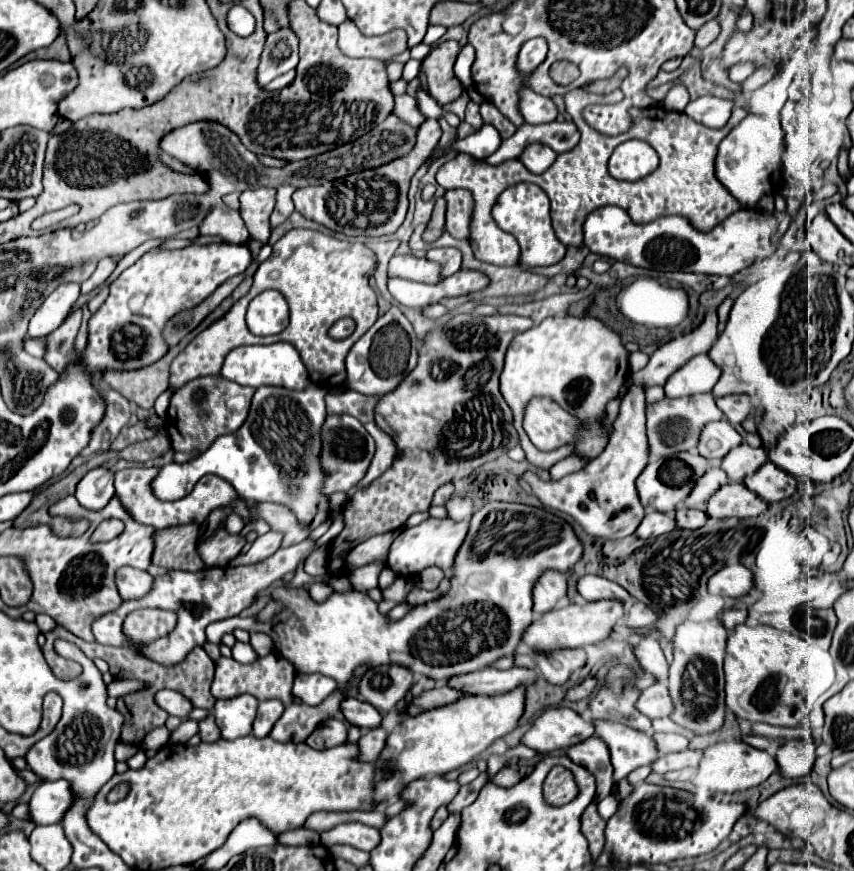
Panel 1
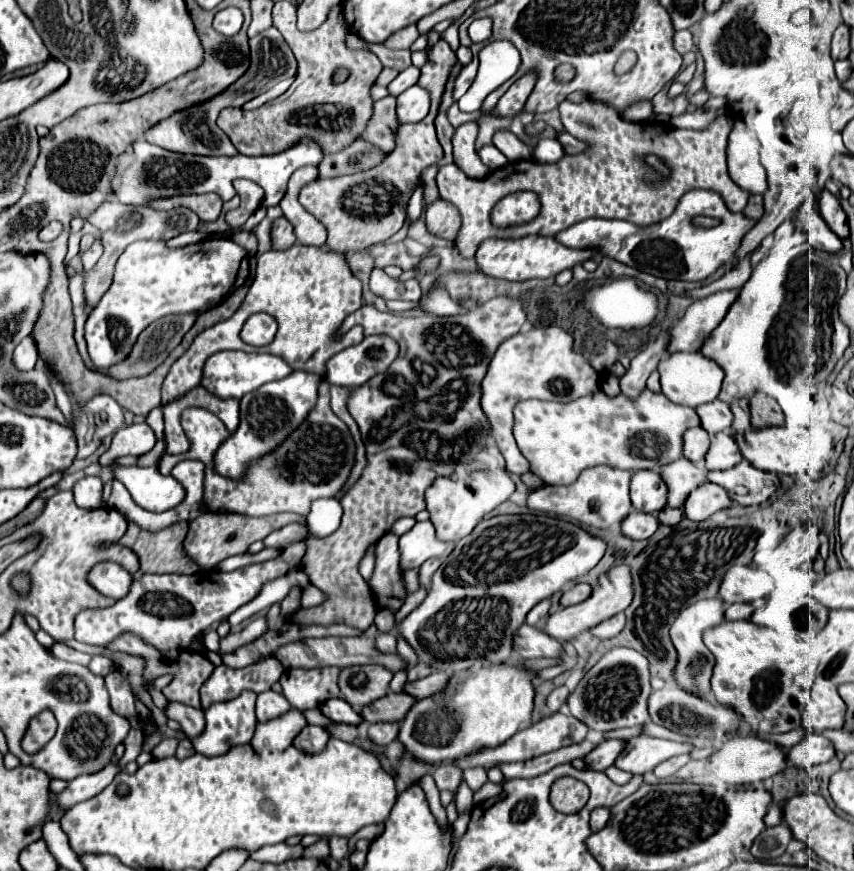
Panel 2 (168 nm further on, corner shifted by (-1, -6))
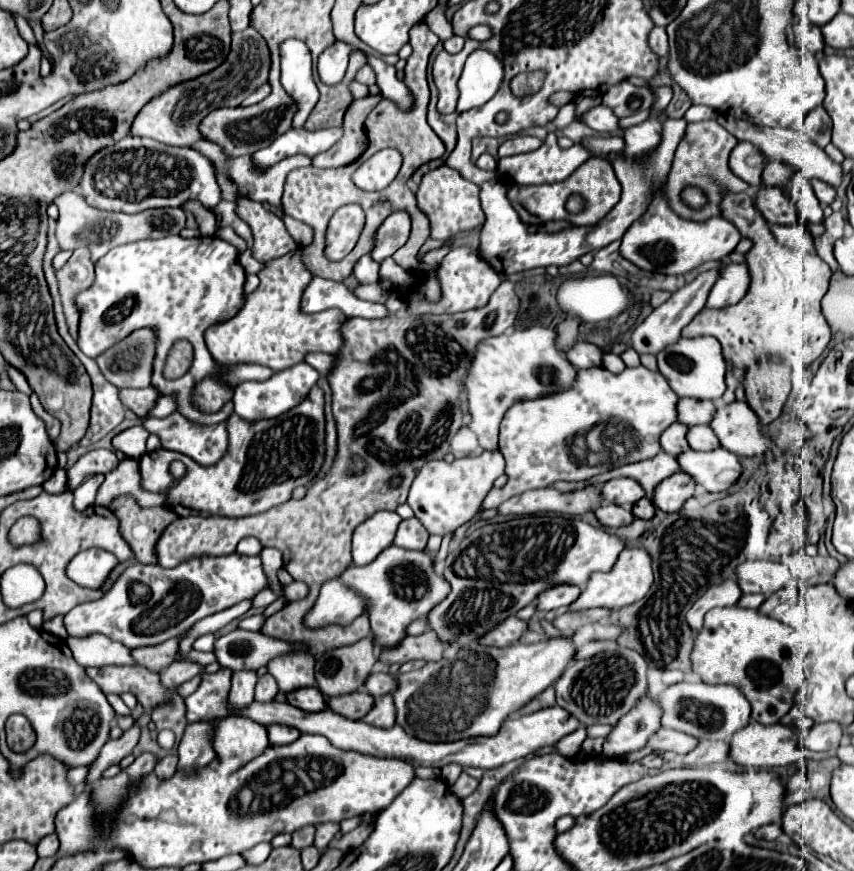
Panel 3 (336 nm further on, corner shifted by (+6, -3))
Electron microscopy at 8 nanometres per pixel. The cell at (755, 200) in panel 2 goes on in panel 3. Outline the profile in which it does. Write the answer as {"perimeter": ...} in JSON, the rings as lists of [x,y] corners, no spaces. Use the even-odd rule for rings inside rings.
{"perimeter":[[[746,192],[728,194],[720,208],[722,218],[732,222],[744,238],[754,242],[752,250],[746,254],[750,288],[746,298],[734,306],[698,312],[694,320],[682,330],[682,336],[714,336],[722,346],[724,360],[734,370],[740,366],[742,358],[752,356],[758,362],[782,360],[782,364],[792,368],[794,376],[808,372],[812,362],[822,356],[832,338],[830,326],[824,320],[820,308],[820,300],[826,294],[832,278],[830,266],[818,254],[798,256],[796,250],[778,244],[770,234],[768,222],[754,206],[754,198]]]}

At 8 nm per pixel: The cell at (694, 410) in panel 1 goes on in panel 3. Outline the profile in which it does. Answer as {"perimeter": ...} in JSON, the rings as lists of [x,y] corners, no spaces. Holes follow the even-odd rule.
{"perimeter":[[[602,366],[578,370],[570,390],[516,402],[500,424],[500,452],[506,460],[508,484],[500,490],[492,490],[486,496],[484,508],[496,508],[516,494],[546,488],[556,480],[582,482],[606,470],[654,458],[662,452],[662,432],[678,418],[676,404],[678,396],[666,386],[662,374],[650,372],[644,366],[626,368],[620,374],[610,374]],[[594,426],[600,430],[604,452],[598,452],[598,466],[580,464],[572,458],[570,442],[576,436],[586,436]]]}

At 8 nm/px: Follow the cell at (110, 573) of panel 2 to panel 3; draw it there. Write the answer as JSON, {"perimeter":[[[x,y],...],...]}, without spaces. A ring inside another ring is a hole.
{"perimeter":[[[94,548],[76,554],[76,558],[70,560],[66,574],[84,588],[100,588],[116,566],[118,566],[118,558],[114,558],[114,554]]]}

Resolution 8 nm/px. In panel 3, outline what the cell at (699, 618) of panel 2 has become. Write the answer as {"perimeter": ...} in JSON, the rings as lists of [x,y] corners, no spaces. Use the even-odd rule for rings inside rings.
{"perimeter":[[[726,580],[718,586],[712,586],[710,590],[706,590],[690,606],[690,610],[684,614],[684,620],[692,632],[700,632],[702,630],[702,618],[708,610],[720,608],[720,606],[734,606],[740,596],[742,596],[742,592],[738,590],[738,586],[734,586],[734,580]]]}

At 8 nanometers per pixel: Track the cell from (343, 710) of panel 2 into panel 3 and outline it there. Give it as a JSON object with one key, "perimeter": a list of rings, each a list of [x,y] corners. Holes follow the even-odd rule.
{"perimeter":[[[306,688],[306,690],[296,690],[294,694],[286,696],[288,704],[302,708],[306,712],[324,712],[328,710],[326,706],[326,698],[322,696],[322,692],[318,688]]]}

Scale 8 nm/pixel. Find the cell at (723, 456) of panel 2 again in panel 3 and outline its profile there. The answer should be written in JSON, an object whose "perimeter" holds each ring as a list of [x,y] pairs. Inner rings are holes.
{"perimeter":[[[692,426],[688,432],[688,444],[690,444],[690,448],[700,450],[700,452],[716,450],[720,446],[720,442],[710,426]]]}

